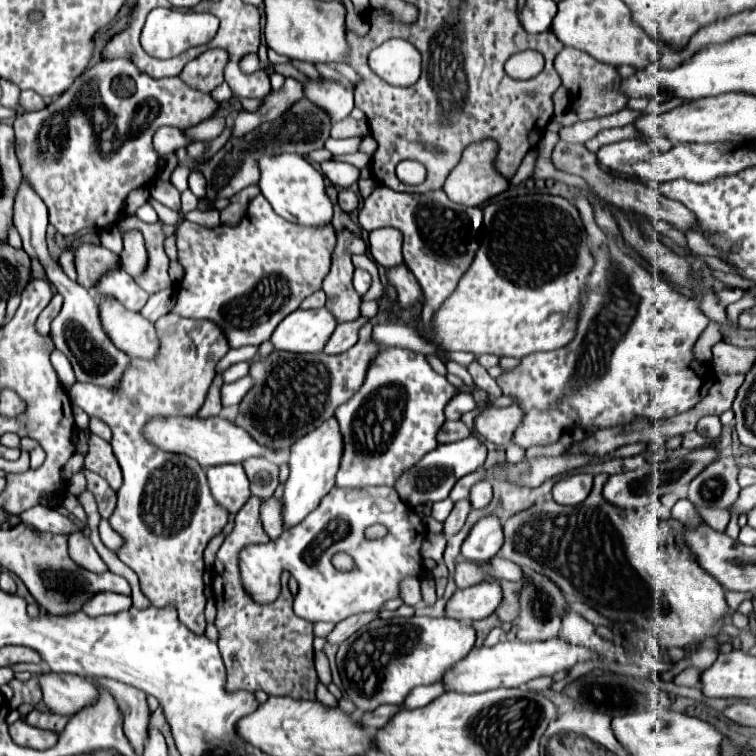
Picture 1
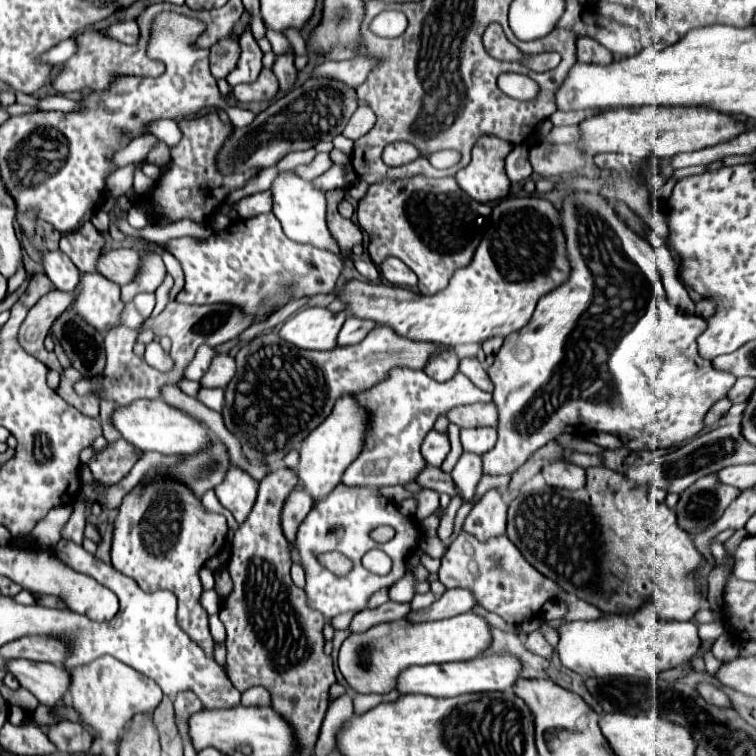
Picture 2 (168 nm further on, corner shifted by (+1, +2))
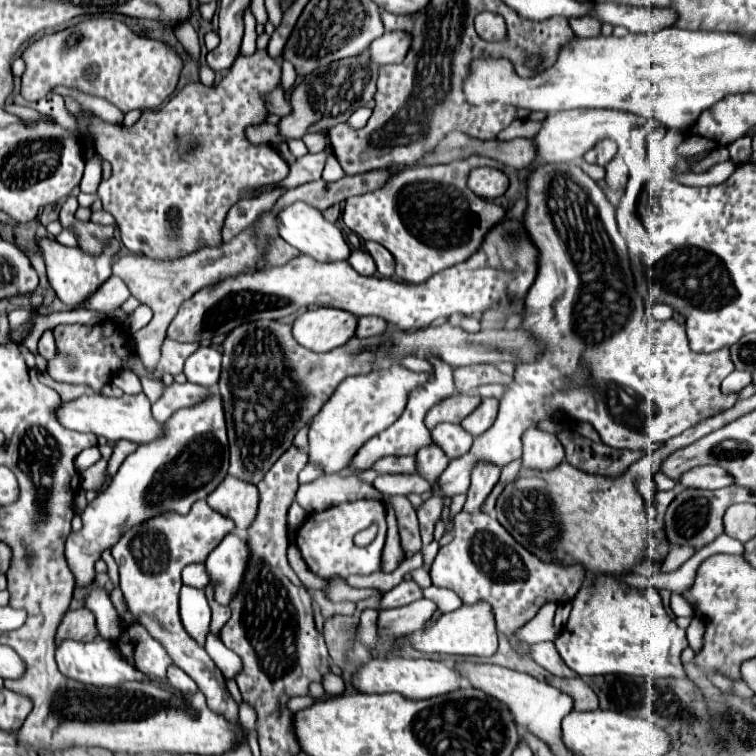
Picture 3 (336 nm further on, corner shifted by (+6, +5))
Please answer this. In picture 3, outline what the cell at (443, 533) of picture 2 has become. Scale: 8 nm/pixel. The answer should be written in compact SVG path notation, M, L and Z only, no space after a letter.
M430 497L430 499L426 499L426 503L418 509L420 535L422 535L422 543L424 543L424 545L428 545L430 541L434 541L434 527L436 527L436 523L440 521L442 507L444 507L444 499L442 499L442 497Z

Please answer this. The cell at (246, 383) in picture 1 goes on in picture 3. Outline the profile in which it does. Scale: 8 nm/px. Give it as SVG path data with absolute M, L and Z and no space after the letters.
M172 383L170 387L164 389L162 397L152 405L152 415L154 419L158 419L160 423L168 421L178 409L182 407L192 407L196 403L206 401L212 395L212 391L208 387L202 385L194 385L194 383Z

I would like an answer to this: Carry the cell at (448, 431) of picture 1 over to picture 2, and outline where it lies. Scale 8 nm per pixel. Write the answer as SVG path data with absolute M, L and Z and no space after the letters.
M431 430L427 434L427 438L423 440L423 446L421 446L421 454L423 454L425 462L431 466L441 466L443 460L447 458L449 450L451 450L449 438L445 434L435 432L435 430Z

